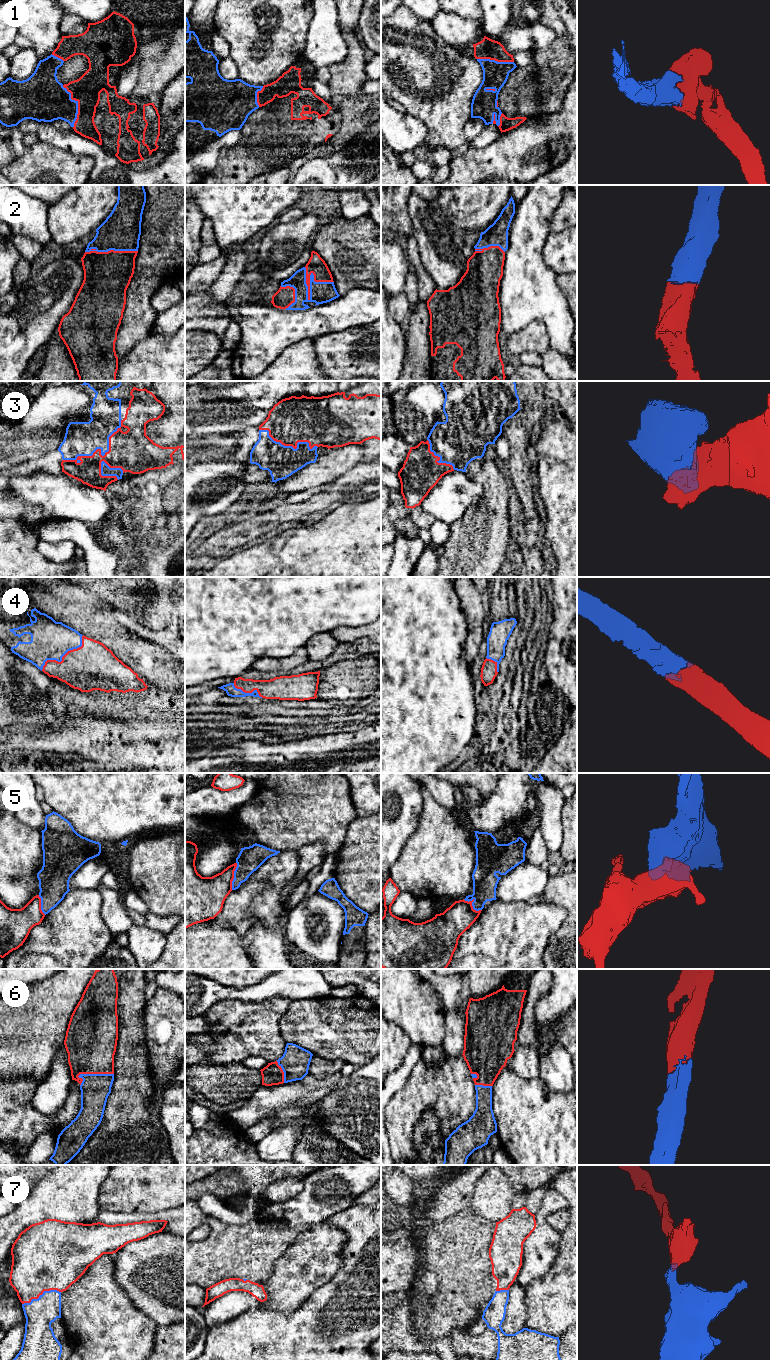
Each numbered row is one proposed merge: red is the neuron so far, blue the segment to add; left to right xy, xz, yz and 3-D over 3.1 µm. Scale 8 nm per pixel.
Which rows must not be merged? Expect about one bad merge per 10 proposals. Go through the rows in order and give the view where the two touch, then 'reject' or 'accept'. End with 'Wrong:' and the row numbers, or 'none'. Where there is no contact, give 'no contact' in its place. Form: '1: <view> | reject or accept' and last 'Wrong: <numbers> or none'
1: xy | accept
2: xz | accept
3: xy | accept
4: xy | accept
5: yz | reject
6: xy | accept
7: xy | accept
Wrong: 5

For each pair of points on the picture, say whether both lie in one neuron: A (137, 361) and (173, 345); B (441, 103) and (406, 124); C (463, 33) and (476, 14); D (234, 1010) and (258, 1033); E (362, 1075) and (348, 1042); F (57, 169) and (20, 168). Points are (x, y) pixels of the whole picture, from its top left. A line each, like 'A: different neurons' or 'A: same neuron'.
A: same neuron
B: different neurons
C: different neurons
D: same neuron
E: different neurons
F: same neuron

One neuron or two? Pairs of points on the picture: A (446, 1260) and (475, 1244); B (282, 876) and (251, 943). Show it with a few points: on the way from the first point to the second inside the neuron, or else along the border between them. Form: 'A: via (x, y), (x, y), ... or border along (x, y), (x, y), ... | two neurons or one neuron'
A: via (453, 1253), (462, 1244), (468, 1244) | one neuron
B: via (273, 893), (266, 906), (266, 926) | one neuron

